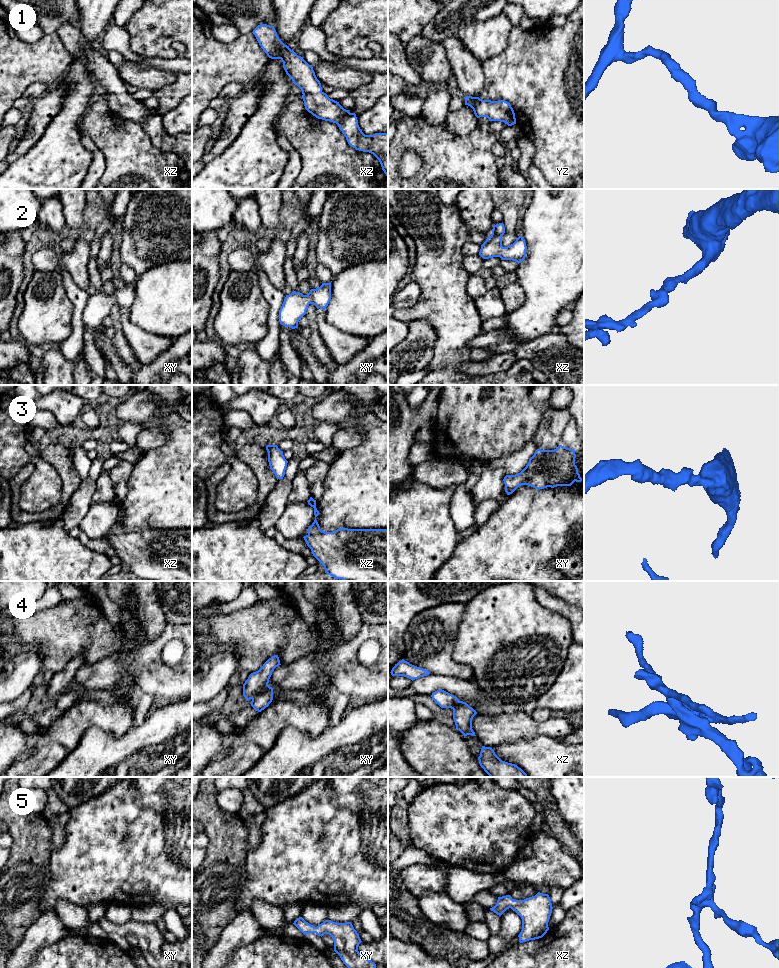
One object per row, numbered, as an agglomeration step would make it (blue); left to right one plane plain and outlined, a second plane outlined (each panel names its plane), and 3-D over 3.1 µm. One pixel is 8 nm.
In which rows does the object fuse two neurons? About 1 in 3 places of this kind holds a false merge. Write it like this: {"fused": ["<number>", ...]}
{"fused": ["4"]}

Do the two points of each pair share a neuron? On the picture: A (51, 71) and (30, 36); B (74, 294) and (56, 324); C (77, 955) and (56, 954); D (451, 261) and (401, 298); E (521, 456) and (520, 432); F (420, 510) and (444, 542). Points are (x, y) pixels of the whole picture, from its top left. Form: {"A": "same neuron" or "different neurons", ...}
{"A": "different neurons", "B": "different neurons", "C": "same neuron", "D": "different neurons", "E": "different neurons", "F": "same neuron"}

